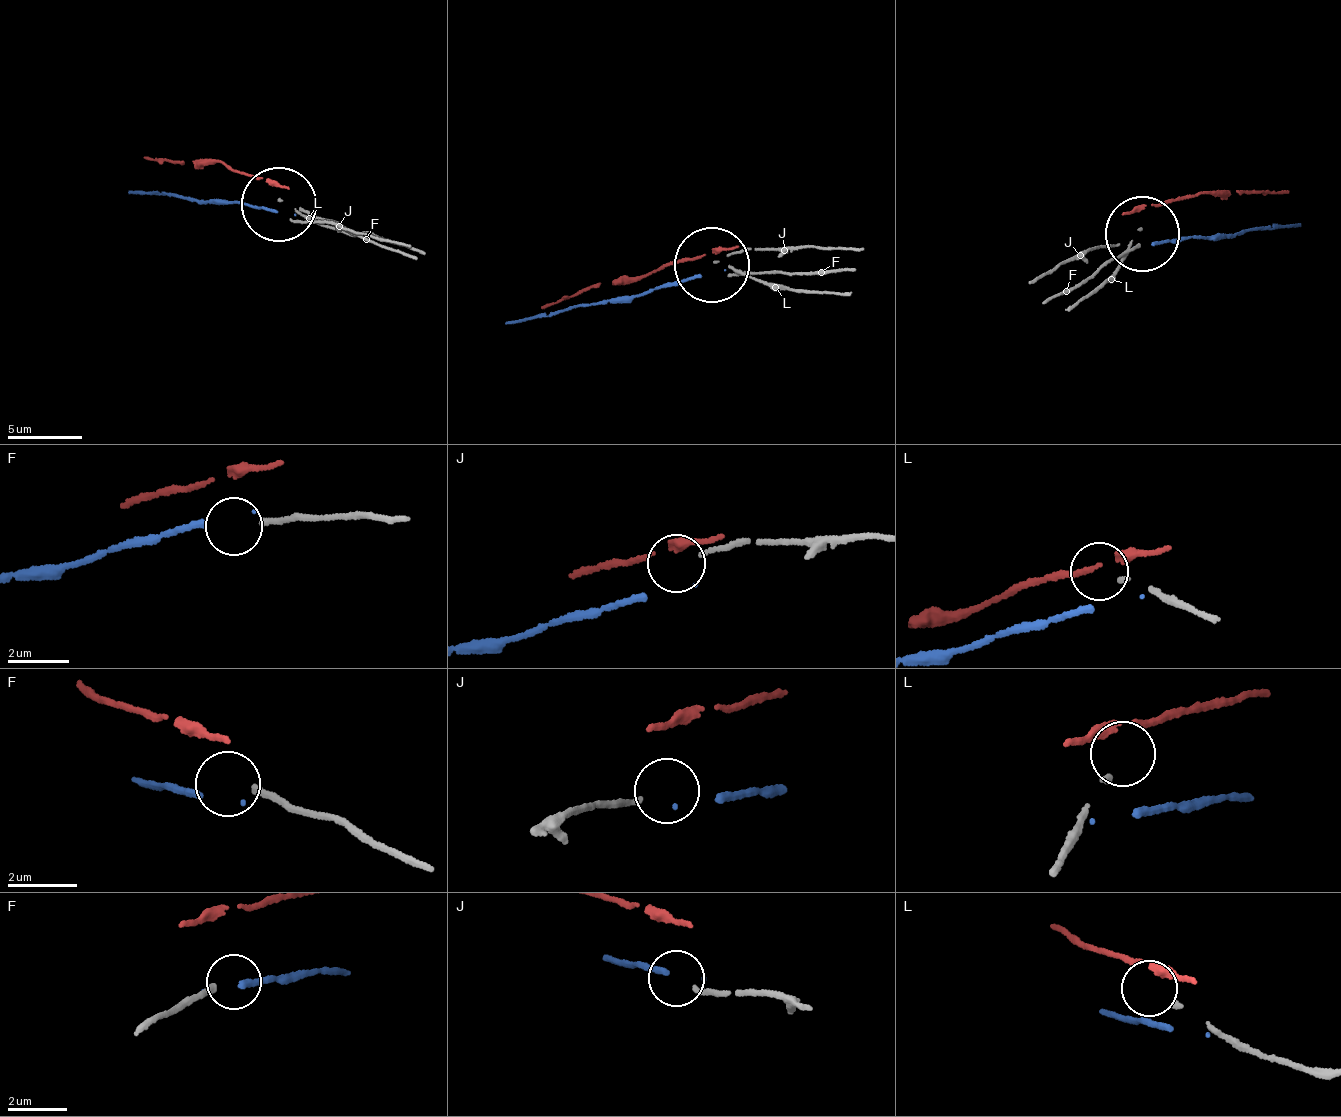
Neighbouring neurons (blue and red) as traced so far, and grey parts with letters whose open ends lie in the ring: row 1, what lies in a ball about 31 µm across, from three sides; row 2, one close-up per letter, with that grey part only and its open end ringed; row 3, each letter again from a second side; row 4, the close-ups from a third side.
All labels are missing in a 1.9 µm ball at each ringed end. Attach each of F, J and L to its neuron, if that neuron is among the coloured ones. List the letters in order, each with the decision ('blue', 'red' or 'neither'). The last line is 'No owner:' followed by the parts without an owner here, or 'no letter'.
F: neither
J: neither
L: neither
No owner: F, J, L

